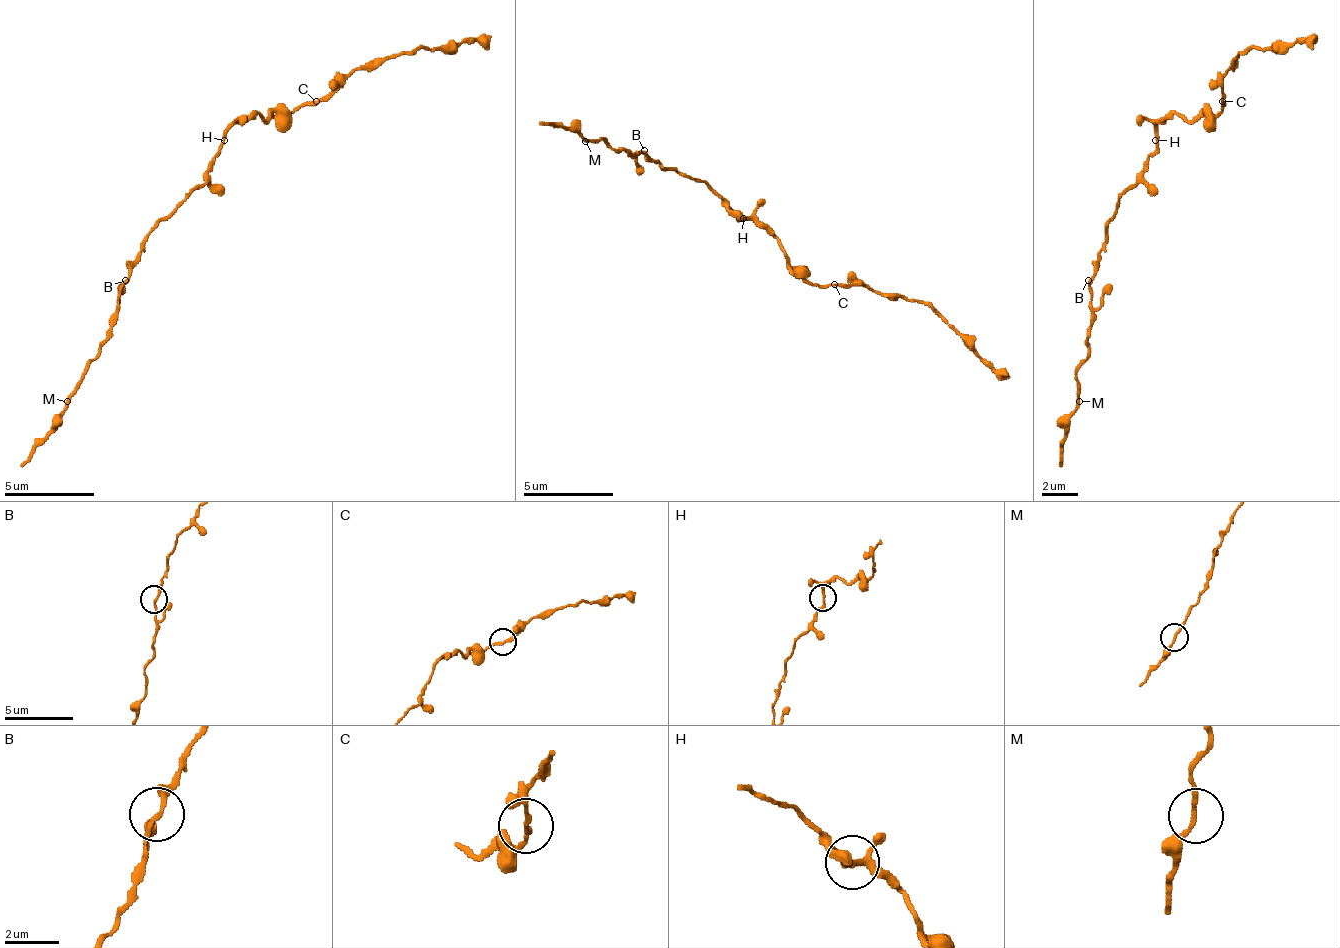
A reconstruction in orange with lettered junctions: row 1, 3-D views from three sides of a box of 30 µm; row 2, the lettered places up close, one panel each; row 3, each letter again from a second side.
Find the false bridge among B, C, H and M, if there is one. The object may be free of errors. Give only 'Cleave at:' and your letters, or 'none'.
Cleave at: none

